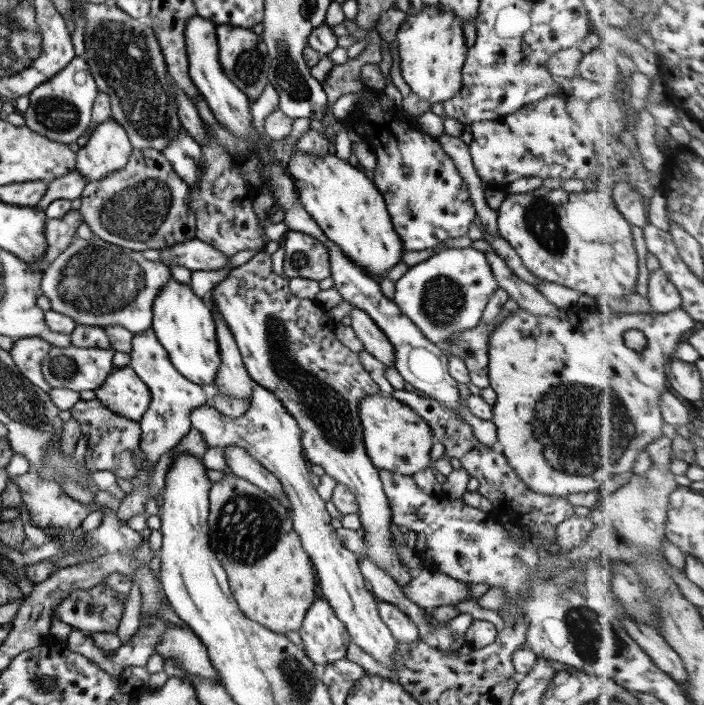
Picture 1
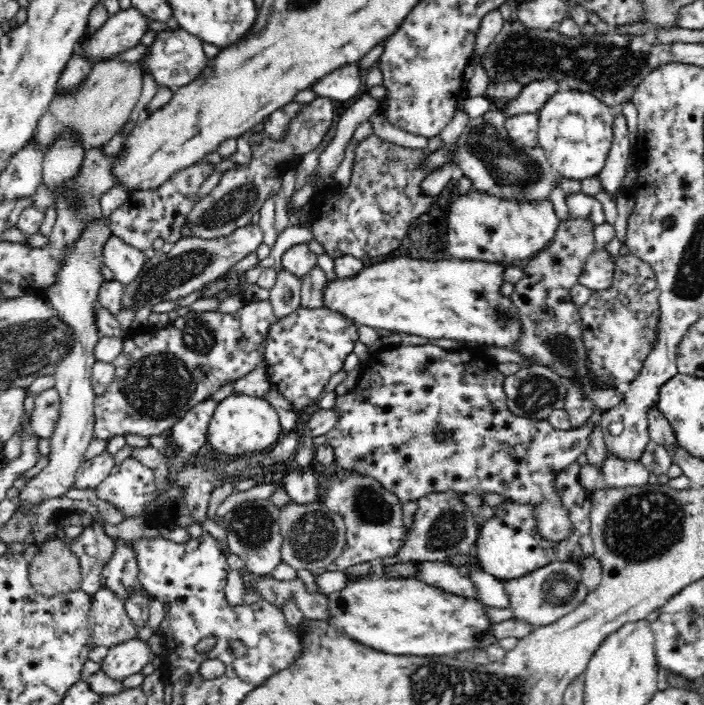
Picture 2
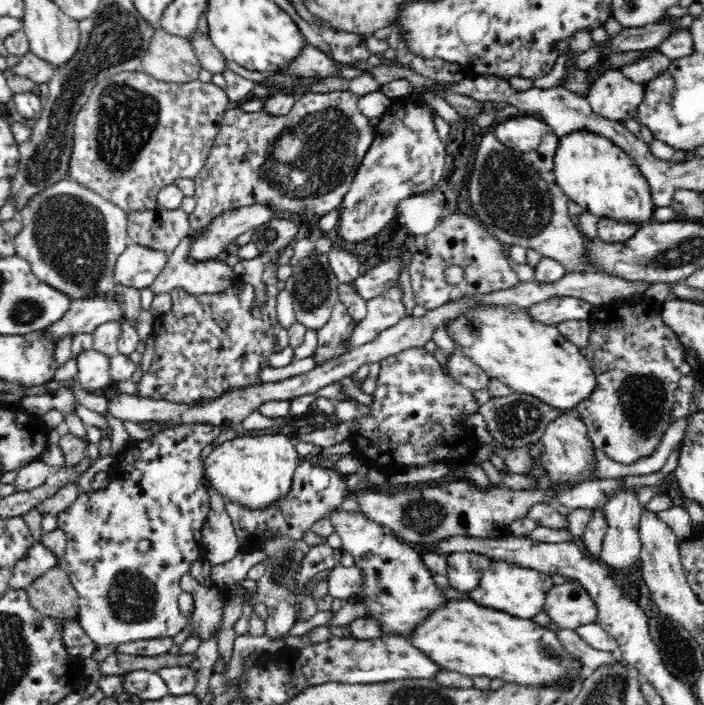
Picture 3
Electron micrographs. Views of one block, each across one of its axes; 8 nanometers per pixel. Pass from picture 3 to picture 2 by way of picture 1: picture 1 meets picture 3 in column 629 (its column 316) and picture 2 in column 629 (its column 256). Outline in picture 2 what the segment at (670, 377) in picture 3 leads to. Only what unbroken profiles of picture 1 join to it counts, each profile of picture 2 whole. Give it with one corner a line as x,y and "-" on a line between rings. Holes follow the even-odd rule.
632,253
620,255
615,260
615,273
612,286
604,290
593,291
586,305
580,307
583,343
587,347
588,370
595,386
620,386
622,382
632,382
644,366
644,360
652,352
658,334
660,319
660,289
656,282
656,273
648,263

